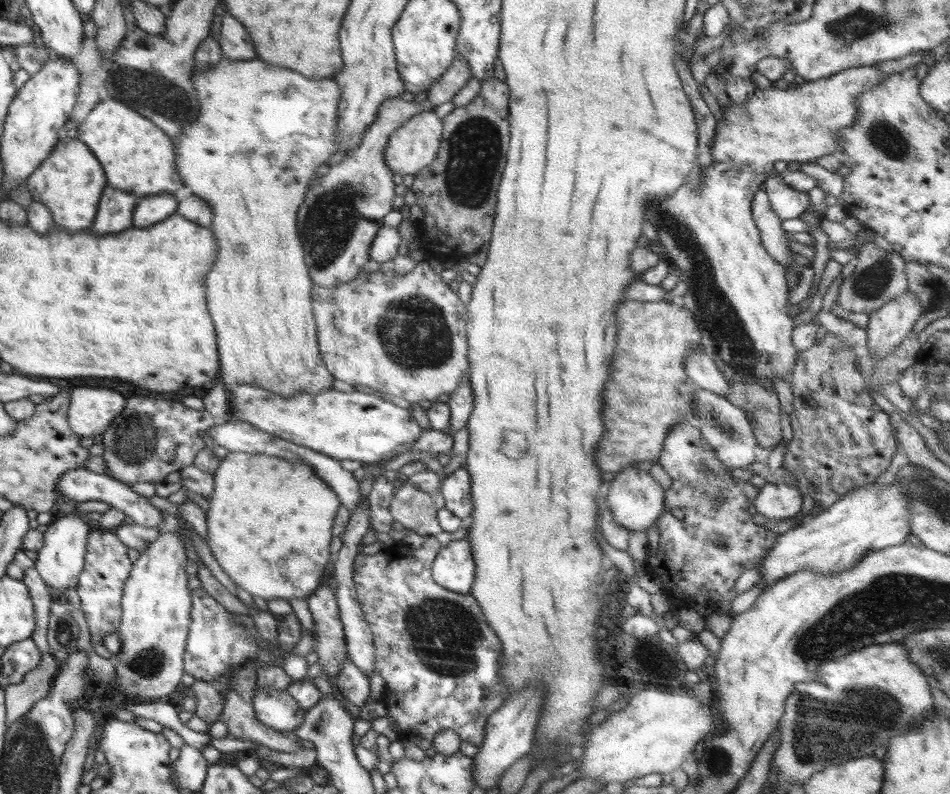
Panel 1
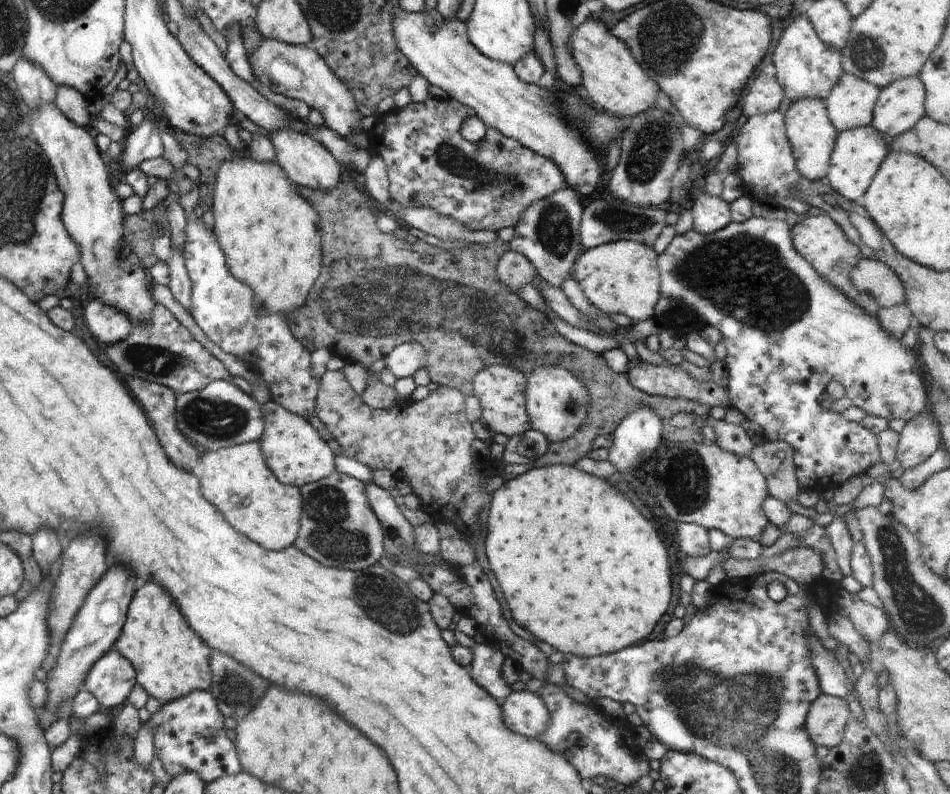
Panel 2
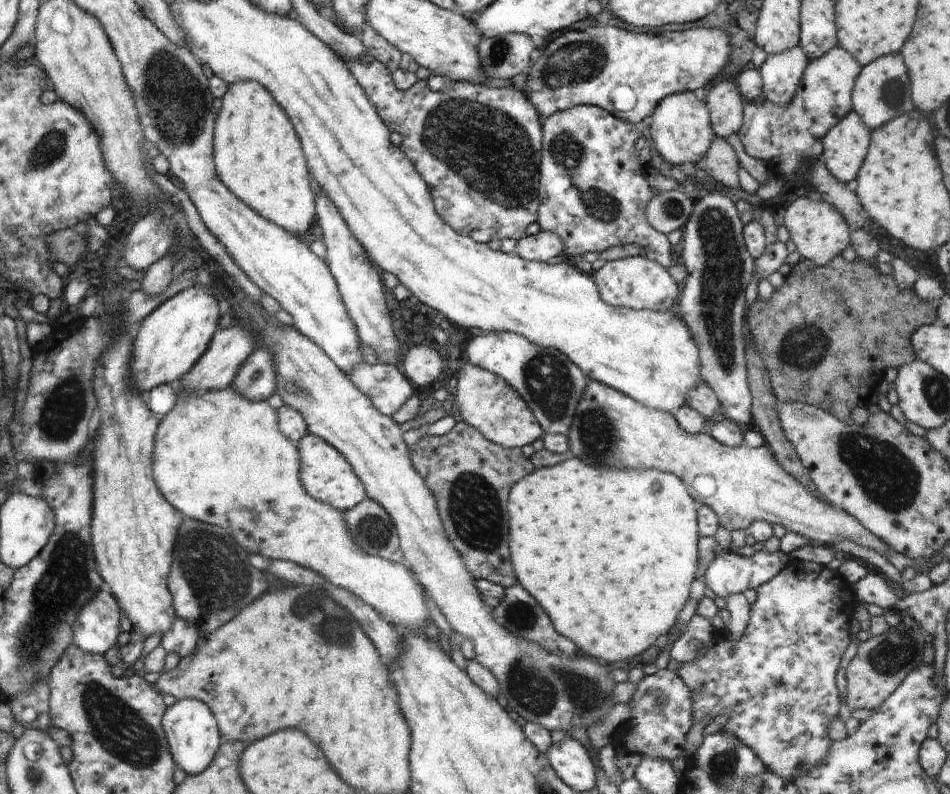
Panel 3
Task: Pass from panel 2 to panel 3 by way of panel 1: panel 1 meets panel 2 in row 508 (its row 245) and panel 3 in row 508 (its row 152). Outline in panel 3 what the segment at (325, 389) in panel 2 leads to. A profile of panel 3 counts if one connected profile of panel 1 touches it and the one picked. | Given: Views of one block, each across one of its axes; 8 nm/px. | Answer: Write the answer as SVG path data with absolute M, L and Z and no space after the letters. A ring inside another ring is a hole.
M458 419L454 428L444 436L422 436L416 446L410 447L410 458L412 466L424 478L426 486L436 498L444 531L460 558L464 560L466 570L475 580L485 579L505 588L518 584L510 555L510 520L507 505L512 486L535 470L531 460L524 456L520 448L505 448L487 440L478 430L461 419Z

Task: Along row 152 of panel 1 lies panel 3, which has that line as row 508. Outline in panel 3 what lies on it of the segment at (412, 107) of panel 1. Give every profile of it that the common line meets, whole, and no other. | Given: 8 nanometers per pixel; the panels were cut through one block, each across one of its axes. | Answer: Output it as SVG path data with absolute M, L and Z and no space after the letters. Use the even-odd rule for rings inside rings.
M366 496L358 506L344 510L344 520L356 546L384 560L403 561L395 525L378 502Z

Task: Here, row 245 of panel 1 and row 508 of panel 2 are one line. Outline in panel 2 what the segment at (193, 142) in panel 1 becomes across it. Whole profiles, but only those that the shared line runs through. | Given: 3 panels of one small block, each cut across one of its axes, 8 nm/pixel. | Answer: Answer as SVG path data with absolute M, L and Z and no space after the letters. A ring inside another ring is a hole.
M260 441L245 442L201 455L202 478L200 492L226 519L226 522L265 548L279 551L294 544L298 538L302 496L300 489L278 482L268 468L260 448Z

